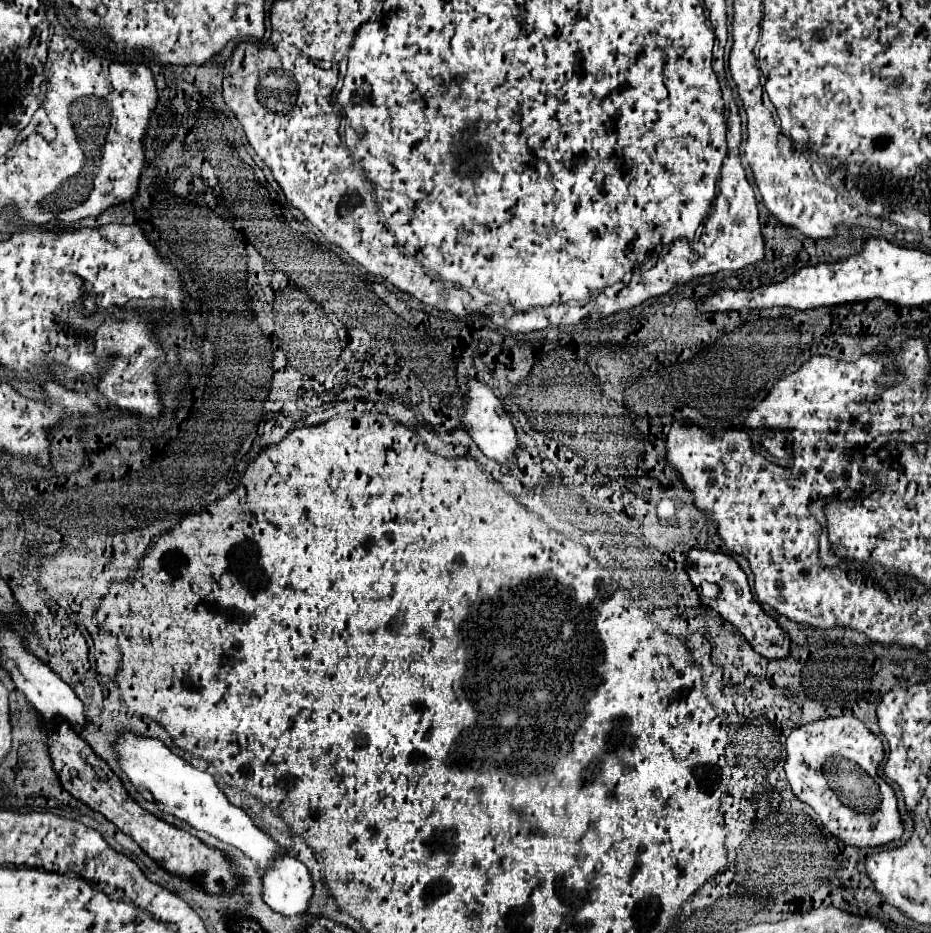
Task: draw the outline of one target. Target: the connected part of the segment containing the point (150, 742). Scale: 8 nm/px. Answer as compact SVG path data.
M124 733L116 739L116 753L122 771L128 775L132 785L144 795L144 799L154 801L162 811L176 815L178 819L190 823L192 827L208 831L210 835L222 839L224 843L238 847L262 871L266 871L276 859L290 855L286 847L280 847L278 841L272 839L270 833L256 827L244 809L232 805L226 799L226 795L218 789L210 773L192 767L182 757L174 755L162 741Z

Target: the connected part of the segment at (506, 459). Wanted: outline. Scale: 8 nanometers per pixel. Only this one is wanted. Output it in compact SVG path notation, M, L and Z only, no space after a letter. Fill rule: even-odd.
M470 381L468 397L464 399L464 419L462 425L470 431L474 441L478 443L480 451L502 465L514 465L516 463L516 451L518 451L518 435L512 425L512 415L504 409L504 405L498 401L498 397L478 381Z

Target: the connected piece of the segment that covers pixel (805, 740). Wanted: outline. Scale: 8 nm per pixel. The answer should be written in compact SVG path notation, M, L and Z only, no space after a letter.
M842 715L842 717L830 717L800 725L788 735L786 749L788 757L784 769L794 795L800 801L808 803L816 811L824 827L844 845L870 849L870 847L884 847L902 837L904 823L900 819L894 789L890 787L888 781L884 781L878 775L878 765L884 759L882 741L862 721L858 721L852 715Z

